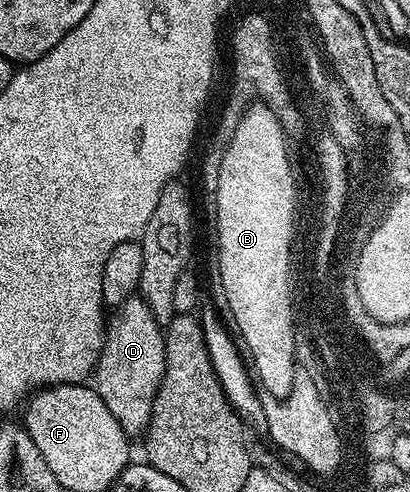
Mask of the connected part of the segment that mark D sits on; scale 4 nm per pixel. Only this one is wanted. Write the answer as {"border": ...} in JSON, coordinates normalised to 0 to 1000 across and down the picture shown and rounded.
{"border":[[[344,602],[310,606],[278,624],[256,663],[251,705],[227,754],[227,791],[256,813],[256,829],[310,880],[312,892],[356,884],[373,837],[373,813],[402,756],[402,671],[380,652],[363,618]]]}

